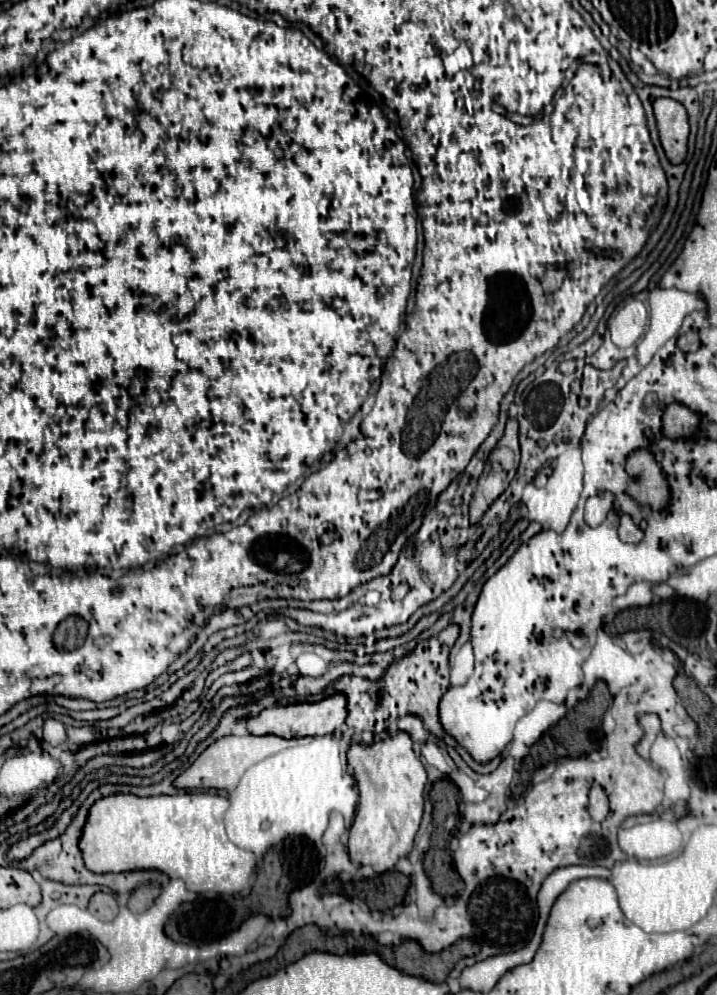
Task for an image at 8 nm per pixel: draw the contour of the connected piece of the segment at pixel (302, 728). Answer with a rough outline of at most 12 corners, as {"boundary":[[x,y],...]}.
{"boundary":[[346,695],[276,705],[246,721],[252,735],[328,735],[346,721]]}

